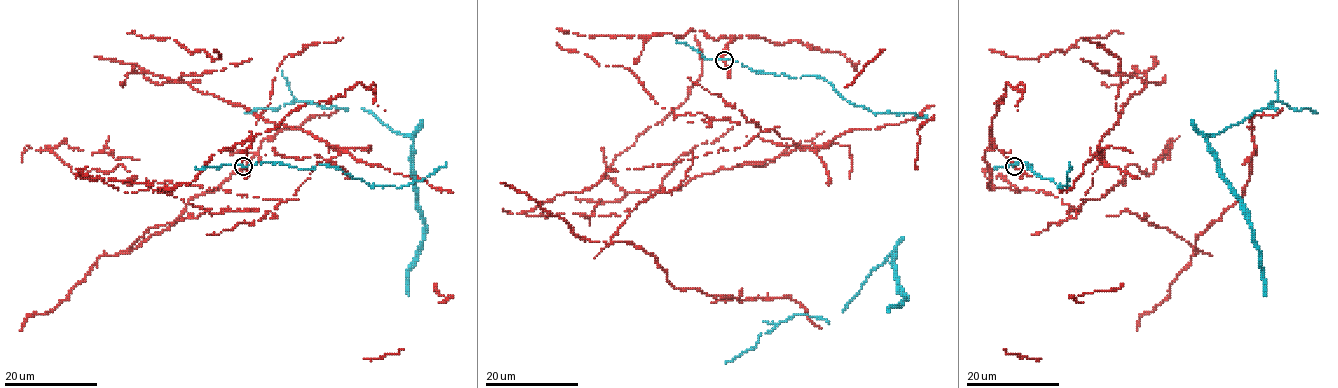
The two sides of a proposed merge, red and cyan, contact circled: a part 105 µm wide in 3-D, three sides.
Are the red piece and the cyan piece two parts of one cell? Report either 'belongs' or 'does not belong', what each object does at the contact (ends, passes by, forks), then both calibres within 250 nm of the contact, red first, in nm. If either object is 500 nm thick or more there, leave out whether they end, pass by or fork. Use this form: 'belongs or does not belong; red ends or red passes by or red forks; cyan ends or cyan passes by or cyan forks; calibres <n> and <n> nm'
does not belong; red ends; cyan ends; calibres 160 and 240 nm

